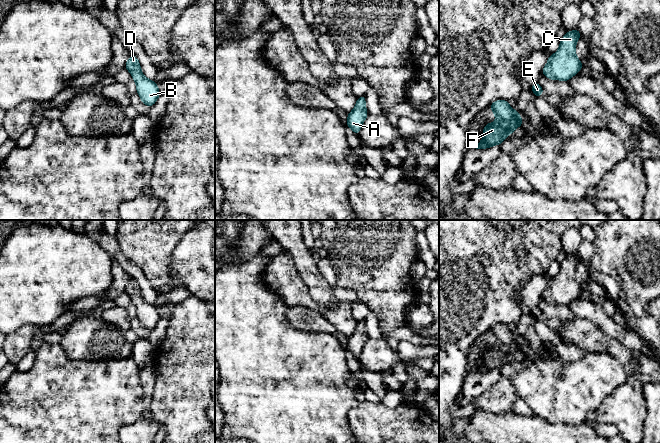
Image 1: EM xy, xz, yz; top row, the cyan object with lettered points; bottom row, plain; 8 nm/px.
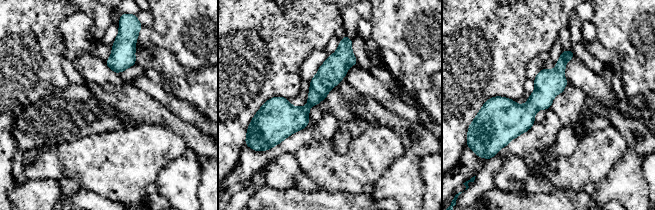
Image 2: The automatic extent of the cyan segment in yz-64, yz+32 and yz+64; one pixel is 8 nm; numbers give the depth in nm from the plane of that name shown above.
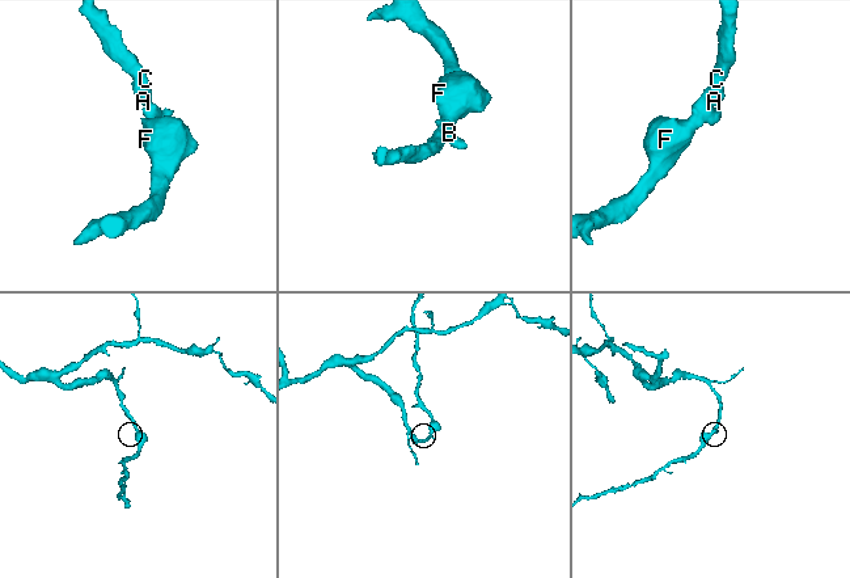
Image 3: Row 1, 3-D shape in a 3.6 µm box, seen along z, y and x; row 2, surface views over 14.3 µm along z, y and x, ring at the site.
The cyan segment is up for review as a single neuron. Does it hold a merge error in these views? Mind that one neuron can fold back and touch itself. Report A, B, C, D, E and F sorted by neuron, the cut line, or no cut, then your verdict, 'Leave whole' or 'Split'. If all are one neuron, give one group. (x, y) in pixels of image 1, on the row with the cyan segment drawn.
Groups: A B C D E F. No split. Leave whole

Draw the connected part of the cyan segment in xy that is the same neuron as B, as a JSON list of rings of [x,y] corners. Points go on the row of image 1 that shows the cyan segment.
[[[132,54],[127,60],[125,68],[132,75],[136,83],[137,93],[142,102],[148,107],[154,105],[160,96],[158,85],[142,74],[138,58]]]

